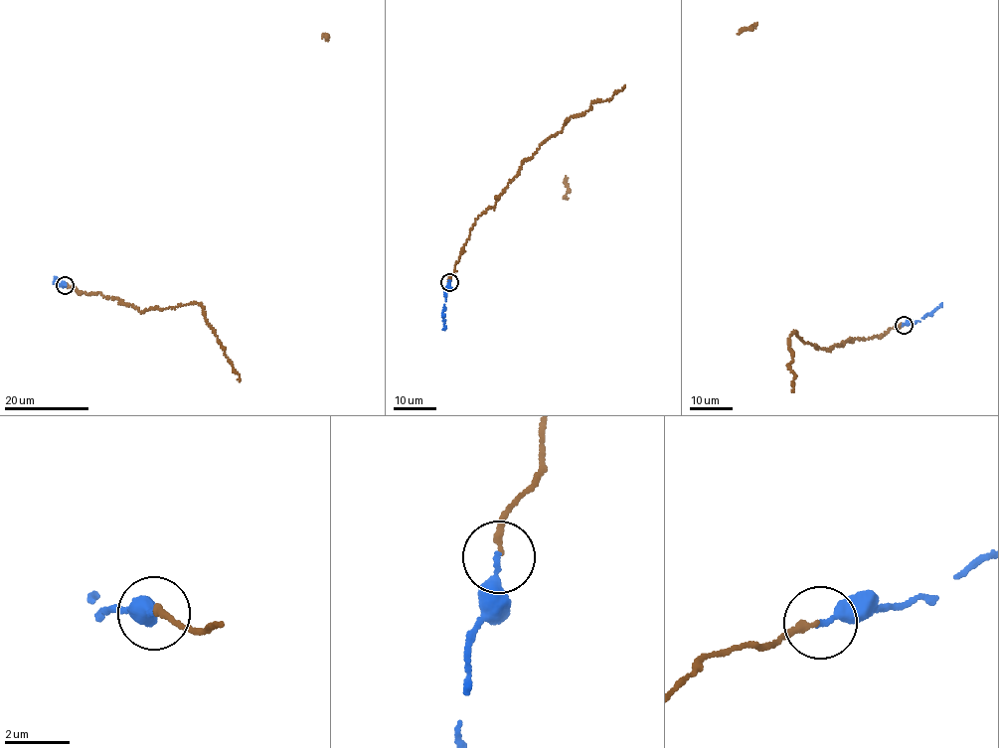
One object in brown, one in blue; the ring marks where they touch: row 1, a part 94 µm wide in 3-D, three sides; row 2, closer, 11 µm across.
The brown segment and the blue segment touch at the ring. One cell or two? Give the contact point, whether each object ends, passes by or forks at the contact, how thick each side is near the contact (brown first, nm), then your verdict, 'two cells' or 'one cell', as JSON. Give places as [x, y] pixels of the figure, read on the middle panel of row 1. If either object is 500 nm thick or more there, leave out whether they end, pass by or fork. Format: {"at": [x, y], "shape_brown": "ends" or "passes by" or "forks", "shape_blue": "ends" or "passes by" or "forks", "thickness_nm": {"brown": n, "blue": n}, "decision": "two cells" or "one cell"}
{"at": [449, 282], "shape_brown": "ends", "shape_blue": "ends", "thickness_nm": {"brown": 200, "blue": 240}, "decision": "one cell"}

